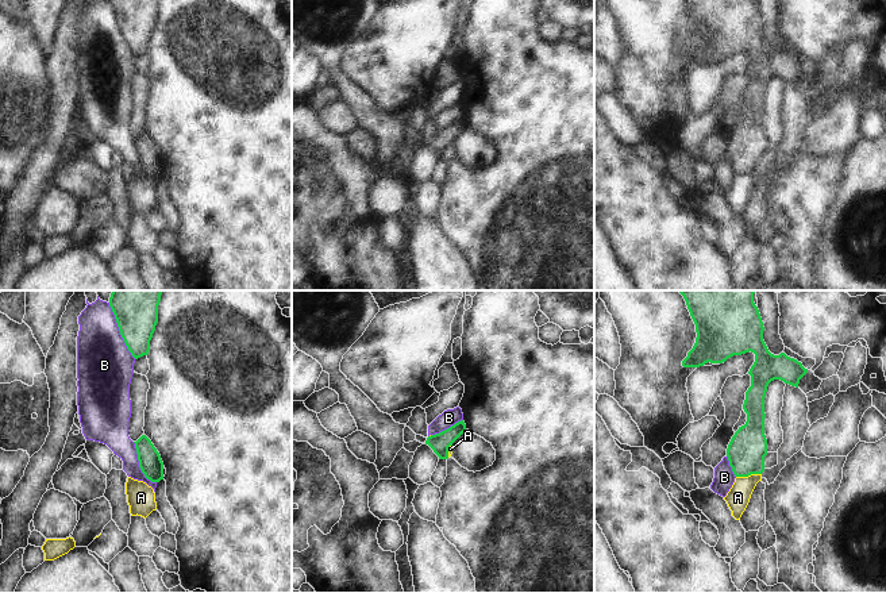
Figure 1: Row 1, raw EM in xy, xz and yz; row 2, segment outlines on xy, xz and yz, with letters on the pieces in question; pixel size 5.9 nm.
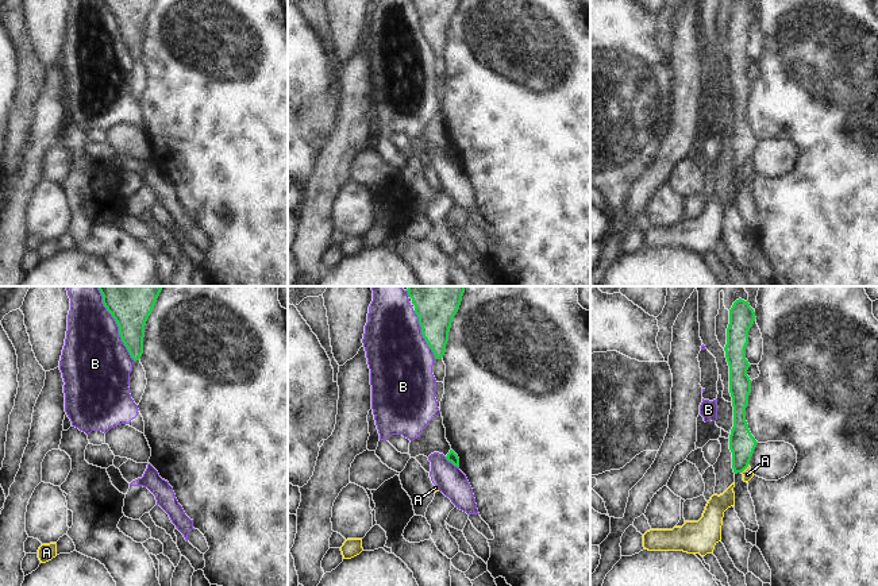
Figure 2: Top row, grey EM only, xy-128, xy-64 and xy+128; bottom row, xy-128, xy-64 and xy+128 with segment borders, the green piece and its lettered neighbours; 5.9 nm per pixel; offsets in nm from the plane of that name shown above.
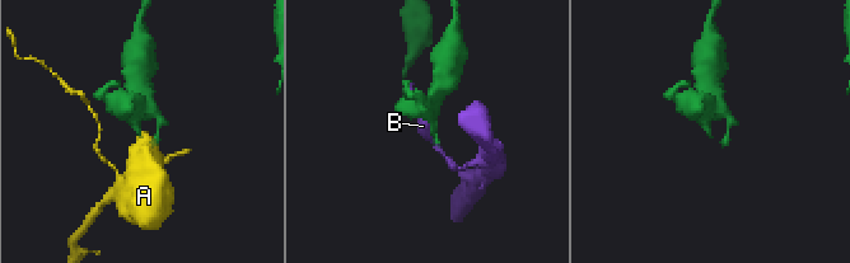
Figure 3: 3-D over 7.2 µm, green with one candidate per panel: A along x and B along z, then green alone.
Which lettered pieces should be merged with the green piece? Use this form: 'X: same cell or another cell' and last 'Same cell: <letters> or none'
A: another cell
B: another cell
Same cell: none

